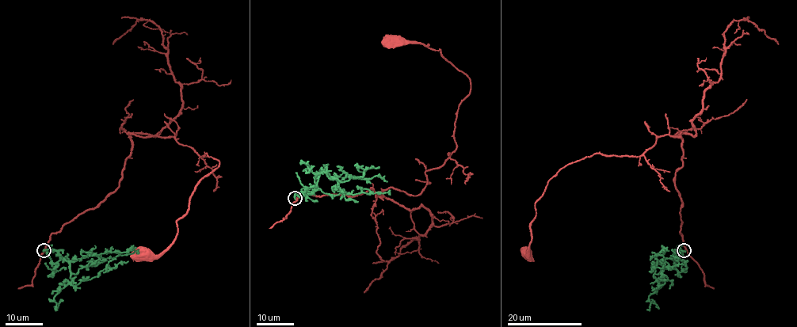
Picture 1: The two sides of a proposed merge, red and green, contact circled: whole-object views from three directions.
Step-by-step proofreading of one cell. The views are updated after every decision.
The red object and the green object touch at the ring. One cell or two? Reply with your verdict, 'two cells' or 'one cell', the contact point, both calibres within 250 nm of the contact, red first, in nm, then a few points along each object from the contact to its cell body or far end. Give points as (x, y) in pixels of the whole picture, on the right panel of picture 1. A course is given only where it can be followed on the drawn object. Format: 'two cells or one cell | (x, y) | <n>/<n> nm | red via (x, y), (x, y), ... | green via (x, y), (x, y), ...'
one cell | (684, 250) | 240/400 nm | red via (684, 250), (676, 133), (681, 137), (657, 137), (638, 157), (595, 153), (565, 165), (535, 203), (526, 255) | green via (684, 250), (656, 263), (654, 278), (661, 286), (667, 277), (662, 268), (652, 268), (657, 263), (654, 259)

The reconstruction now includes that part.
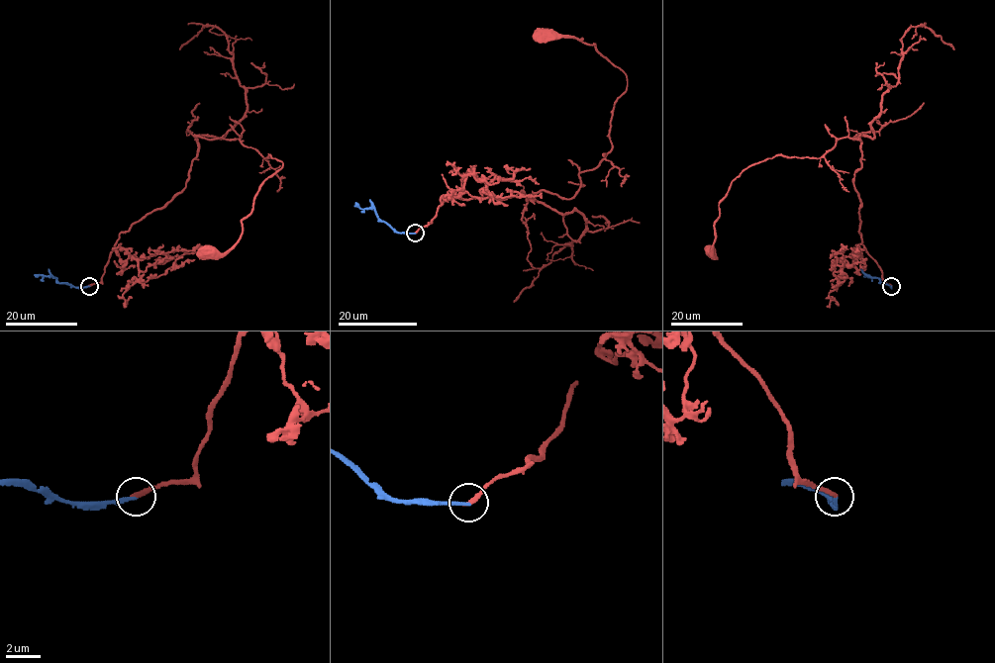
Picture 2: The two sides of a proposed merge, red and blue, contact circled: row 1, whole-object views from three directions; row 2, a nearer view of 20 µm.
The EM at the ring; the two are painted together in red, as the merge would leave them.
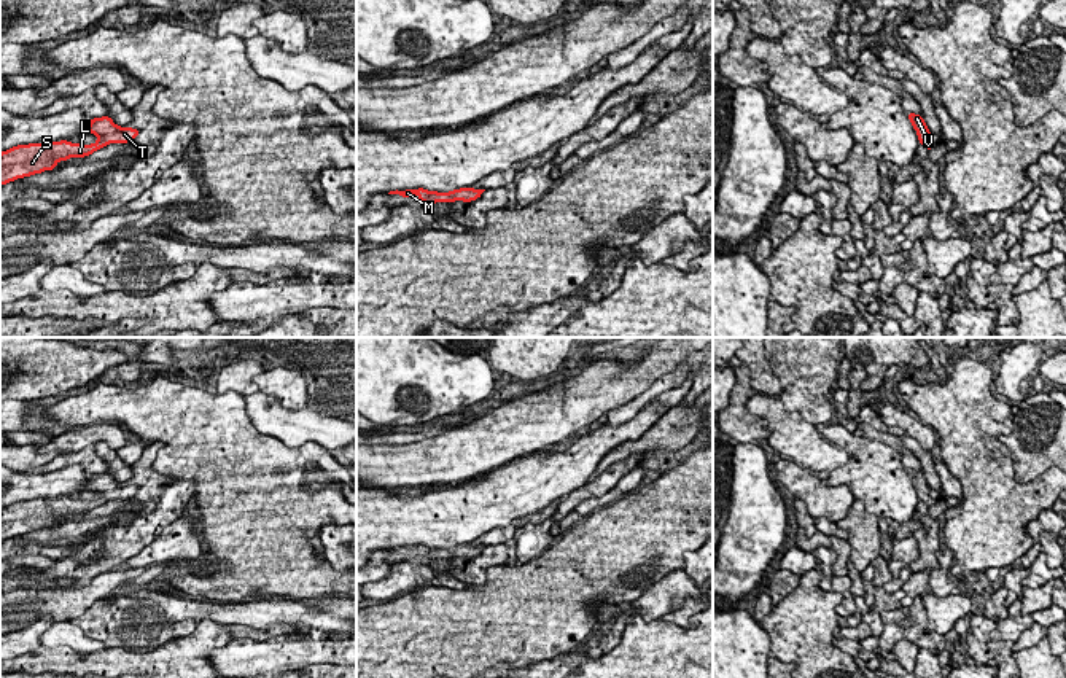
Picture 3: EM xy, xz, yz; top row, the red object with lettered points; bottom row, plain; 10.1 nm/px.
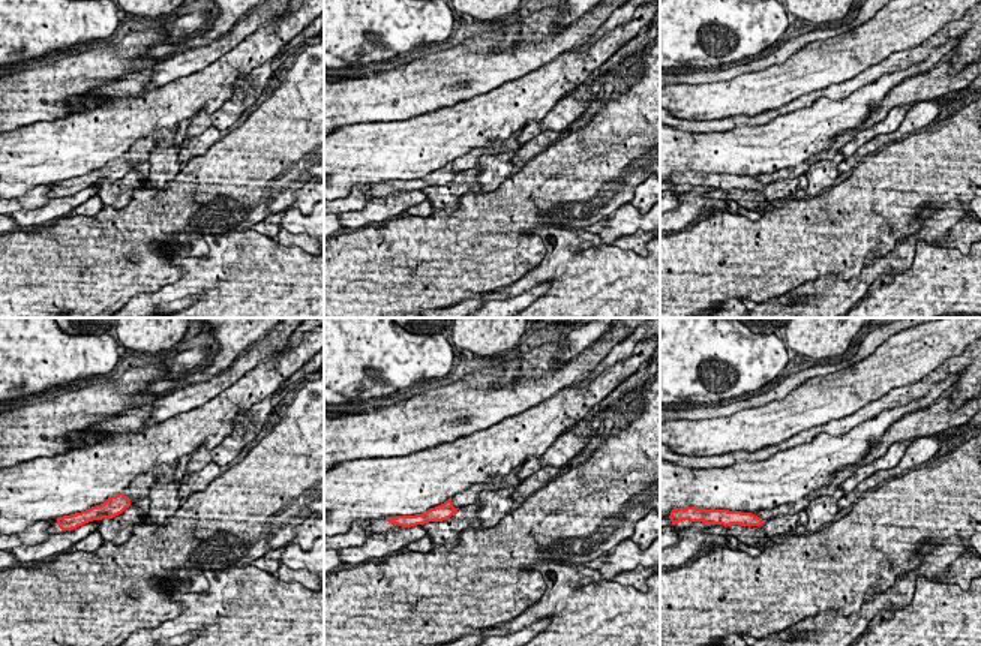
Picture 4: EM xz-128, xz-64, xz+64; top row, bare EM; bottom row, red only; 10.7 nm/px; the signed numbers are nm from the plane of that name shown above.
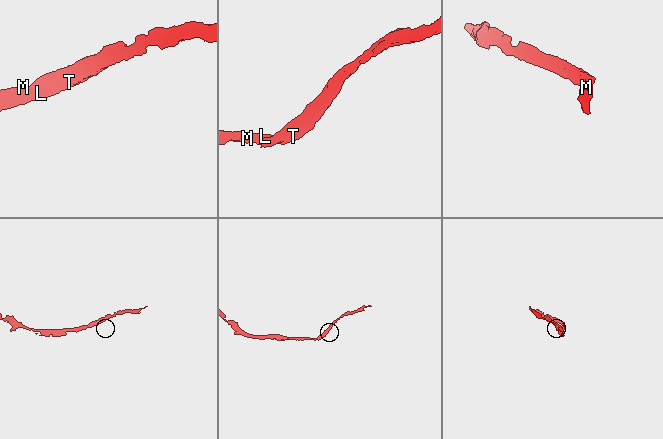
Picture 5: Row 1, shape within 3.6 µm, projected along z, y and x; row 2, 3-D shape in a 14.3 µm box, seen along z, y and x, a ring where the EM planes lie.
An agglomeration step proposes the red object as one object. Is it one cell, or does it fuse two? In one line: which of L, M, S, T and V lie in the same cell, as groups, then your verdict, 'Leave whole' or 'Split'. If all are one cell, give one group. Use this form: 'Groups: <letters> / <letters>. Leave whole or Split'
Groups: L M S T V. Leave whole

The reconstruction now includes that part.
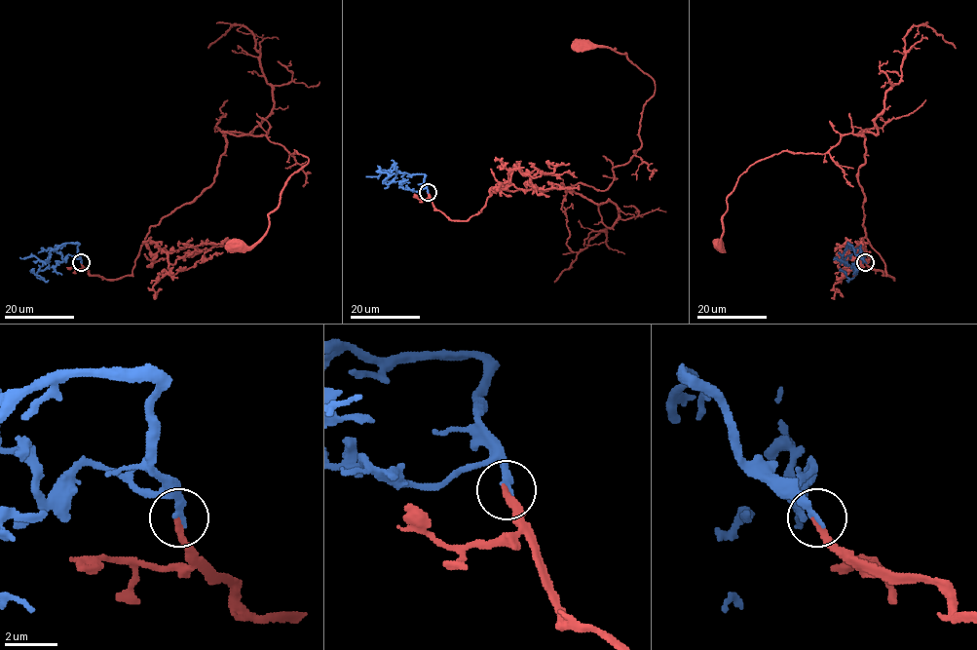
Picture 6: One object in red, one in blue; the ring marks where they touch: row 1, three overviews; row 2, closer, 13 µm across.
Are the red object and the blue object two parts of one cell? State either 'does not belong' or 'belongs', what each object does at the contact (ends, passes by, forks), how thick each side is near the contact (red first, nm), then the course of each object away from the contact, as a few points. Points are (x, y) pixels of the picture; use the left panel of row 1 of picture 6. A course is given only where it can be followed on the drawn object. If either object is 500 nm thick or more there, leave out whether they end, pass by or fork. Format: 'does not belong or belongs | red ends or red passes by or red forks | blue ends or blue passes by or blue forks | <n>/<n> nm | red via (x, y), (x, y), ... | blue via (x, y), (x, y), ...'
belongs | red ends | blue ends | 240/280 nm | red via (81, 262), (130, 275), (148, 229), (213, 181), (224, 132), (267, 133), (308, 162), (265, 233), (237, 247) | blue via (81, 262), (76, 243), (62, 244), (51, 251), (39, 268), (37, 275), (40, 279), (30, 269)

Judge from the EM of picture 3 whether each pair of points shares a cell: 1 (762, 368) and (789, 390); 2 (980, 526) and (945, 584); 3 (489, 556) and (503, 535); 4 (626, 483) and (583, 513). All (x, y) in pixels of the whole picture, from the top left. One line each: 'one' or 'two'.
1: two
2: two
3: two
4: one

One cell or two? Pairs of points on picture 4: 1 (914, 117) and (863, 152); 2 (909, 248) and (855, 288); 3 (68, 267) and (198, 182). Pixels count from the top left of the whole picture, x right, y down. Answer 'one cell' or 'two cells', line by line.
1: one cell
2: one cell
3: one cell

